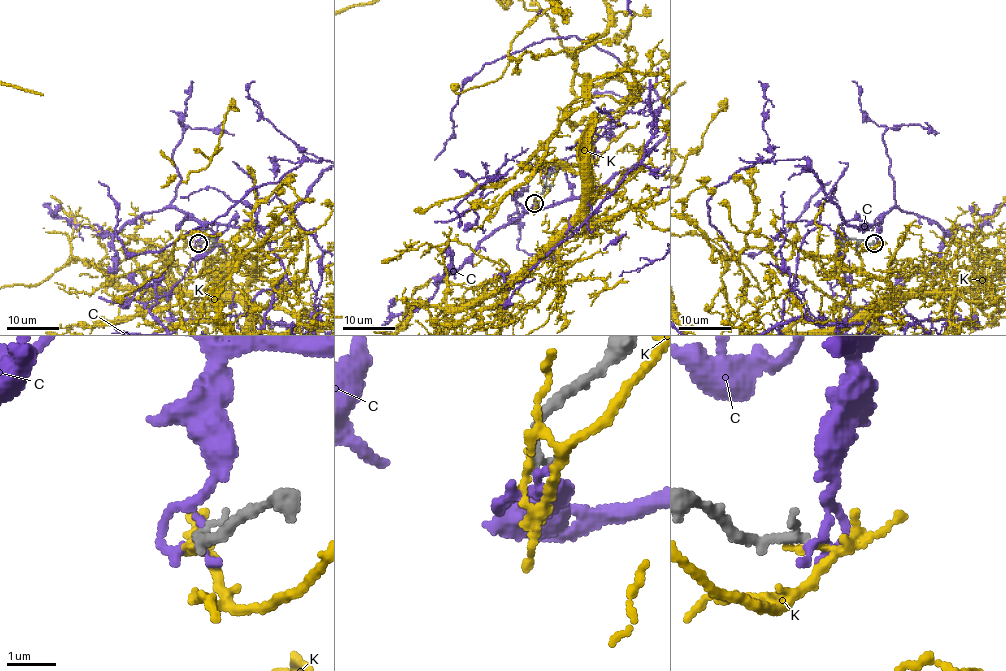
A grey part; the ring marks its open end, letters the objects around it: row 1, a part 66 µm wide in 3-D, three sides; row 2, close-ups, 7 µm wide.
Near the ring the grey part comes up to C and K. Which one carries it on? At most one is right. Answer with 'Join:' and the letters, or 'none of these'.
Join: none of these

